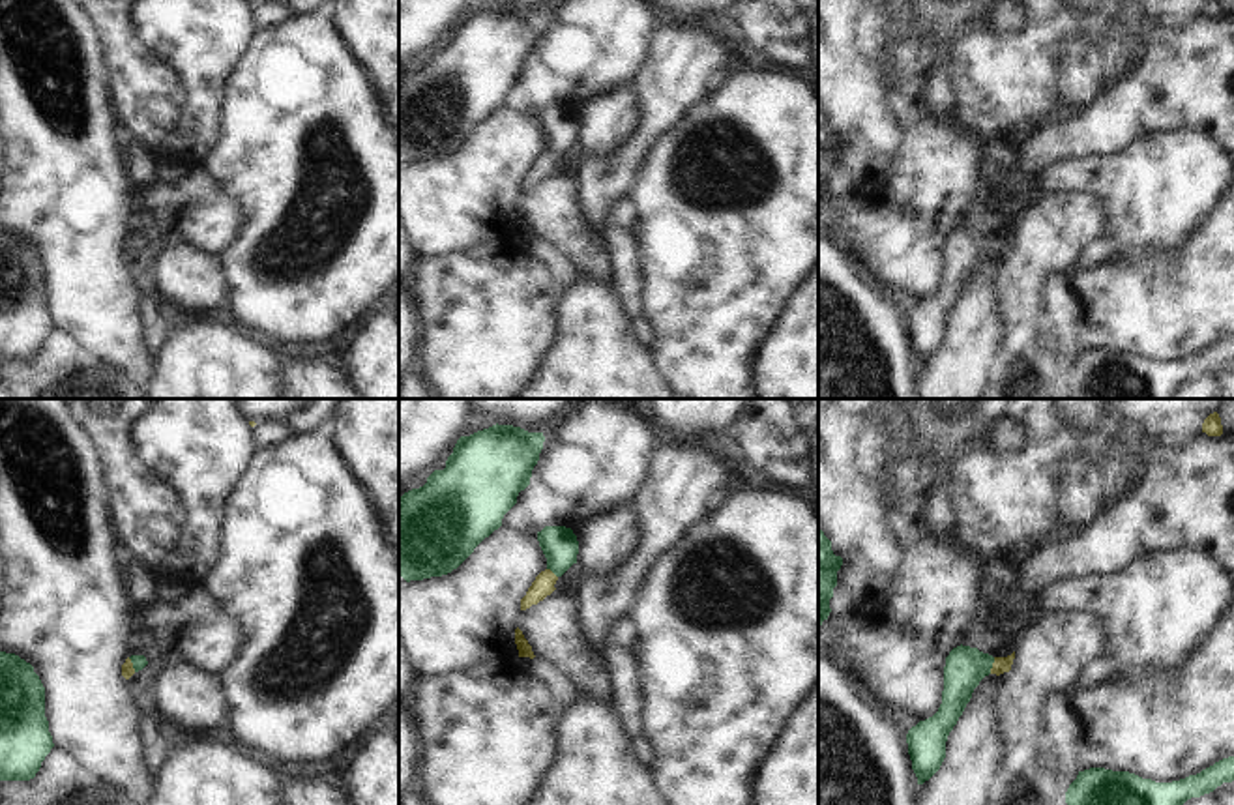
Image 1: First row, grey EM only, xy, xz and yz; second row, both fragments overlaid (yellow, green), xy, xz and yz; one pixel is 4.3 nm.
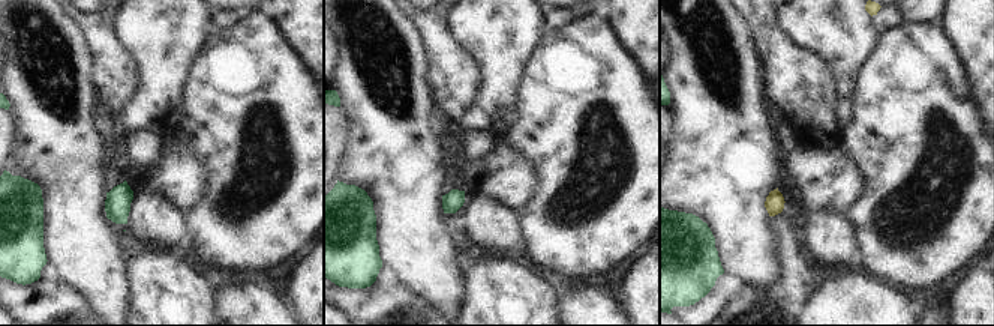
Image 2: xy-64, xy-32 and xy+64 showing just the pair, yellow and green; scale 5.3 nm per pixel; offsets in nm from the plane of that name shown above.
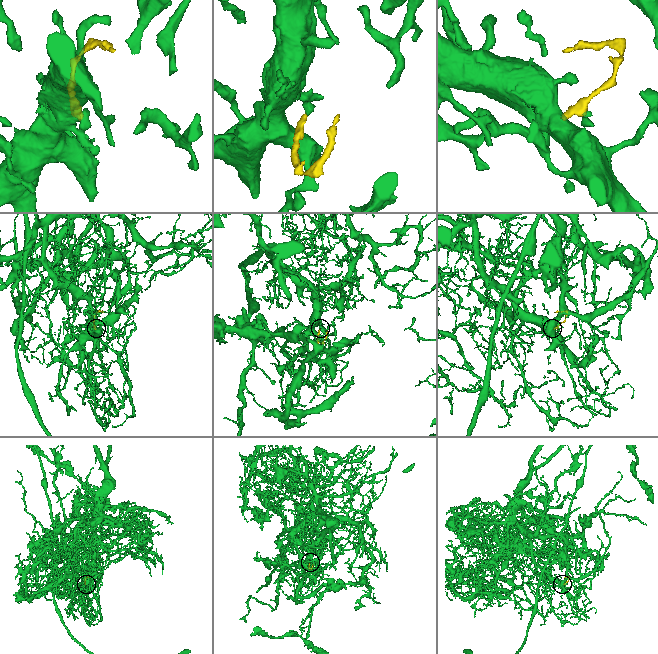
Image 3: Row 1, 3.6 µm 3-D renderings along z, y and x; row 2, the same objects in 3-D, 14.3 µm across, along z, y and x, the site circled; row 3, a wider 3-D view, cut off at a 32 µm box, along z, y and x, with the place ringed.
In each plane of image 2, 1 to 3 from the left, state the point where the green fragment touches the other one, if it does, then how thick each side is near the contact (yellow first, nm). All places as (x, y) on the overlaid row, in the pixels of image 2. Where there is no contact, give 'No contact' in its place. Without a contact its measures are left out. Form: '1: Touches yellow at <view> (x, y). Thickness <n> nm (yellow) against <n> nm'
1: No contact
2: No contact
3: No contact.

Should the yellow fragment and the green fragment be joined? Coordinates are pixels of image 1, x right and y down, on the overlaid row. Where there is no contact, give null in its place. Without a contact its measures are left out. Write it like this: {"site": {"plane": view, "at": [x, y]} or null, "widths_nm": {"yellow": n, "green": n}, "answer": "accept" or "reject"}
{"site": {"plane": "yz", "at": [993, 665]}, "widths_nm": {"yellow": 70, "green": 180}, "answer": "accept"}

